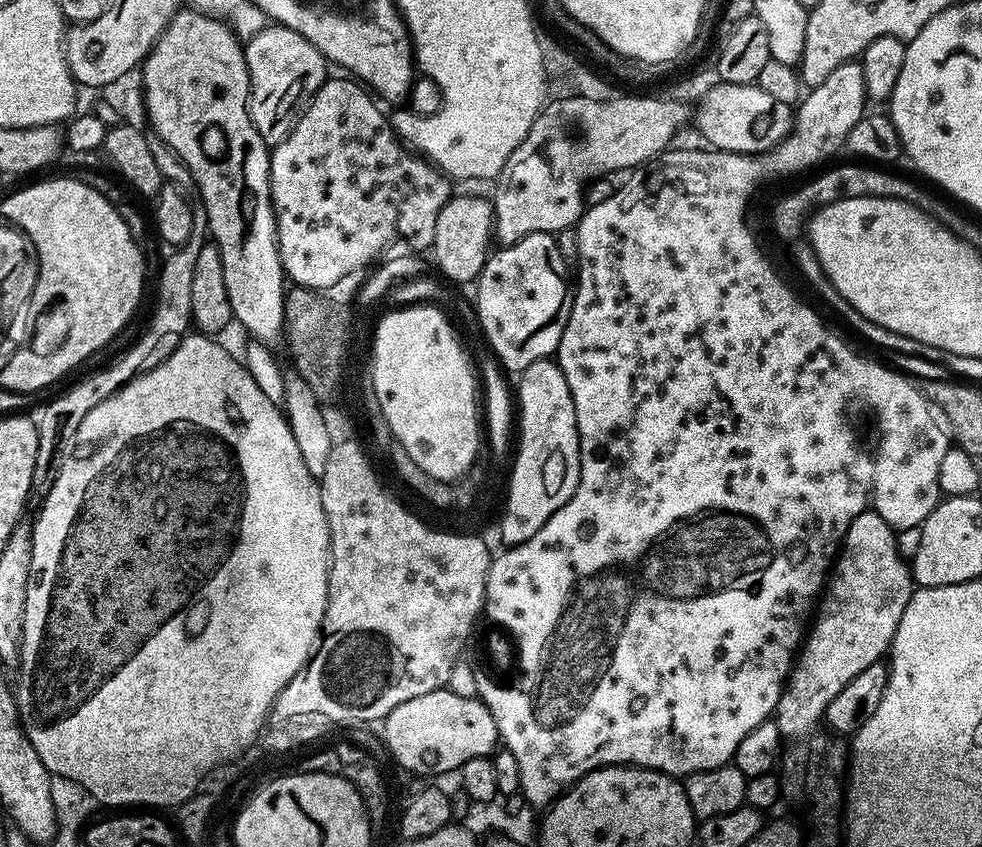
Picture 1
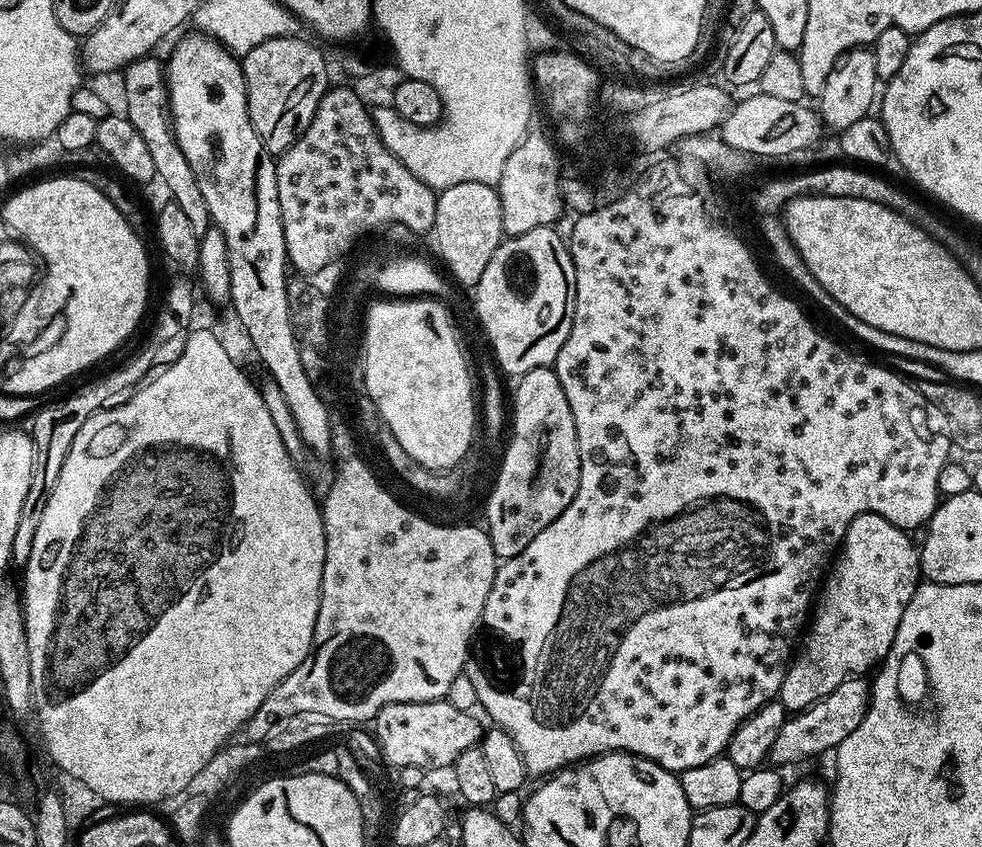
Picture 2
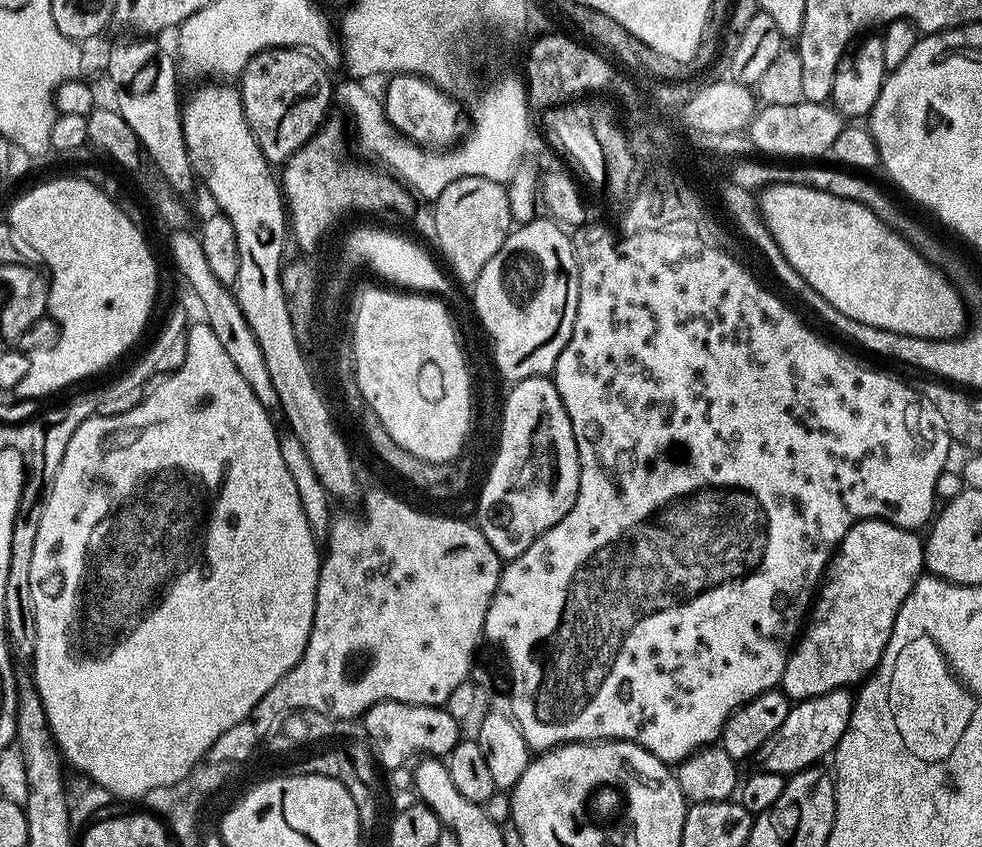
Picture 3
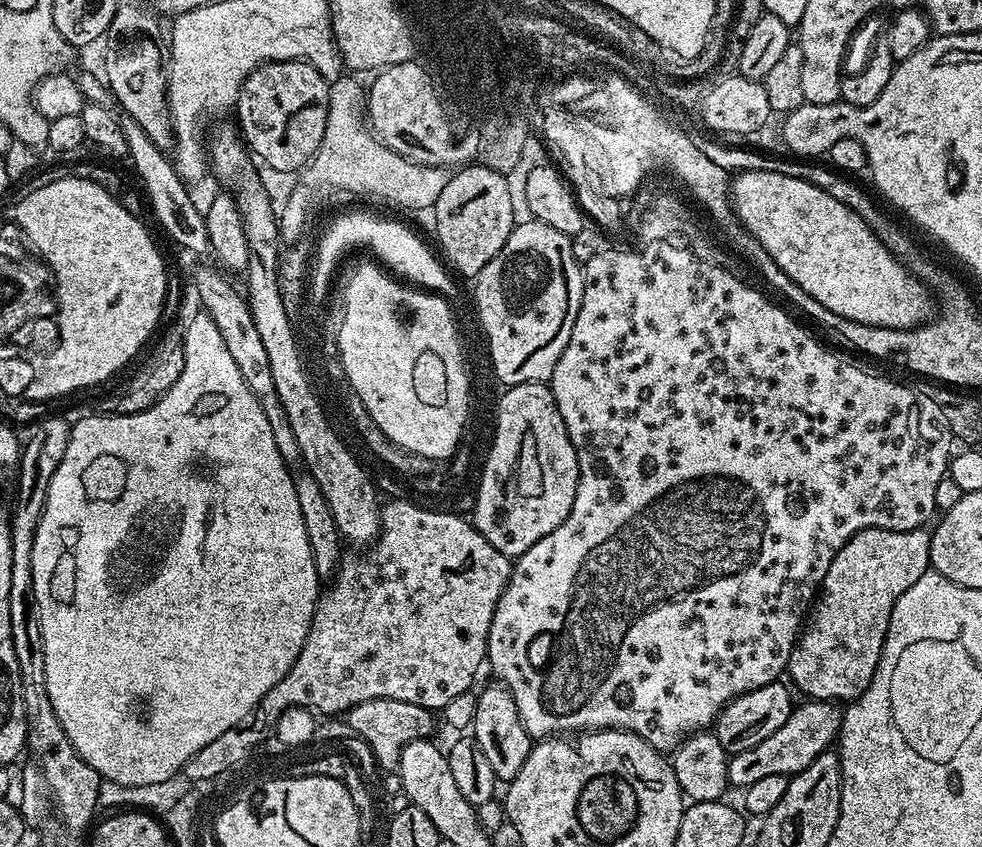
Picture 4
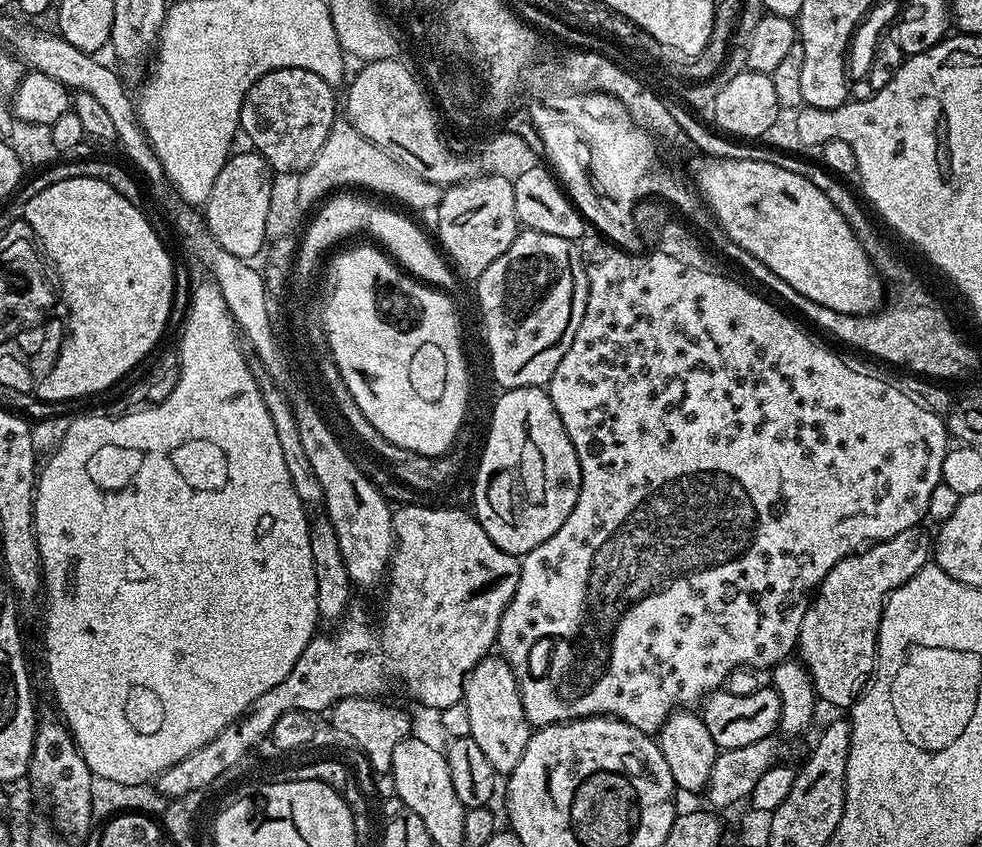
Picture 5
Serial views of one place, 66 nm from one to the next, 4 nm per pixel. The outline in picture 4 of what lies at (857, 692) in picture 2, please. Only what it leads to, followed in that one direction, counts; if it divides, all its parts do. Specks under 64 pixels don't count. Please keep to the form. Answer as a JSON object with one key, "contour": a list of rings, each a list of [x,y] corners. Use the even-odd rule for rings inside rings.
{"contour":[[[809,699],[808,704],[797,703],[792,709],[790,718],[779,730],[774,730],[770,738],[766,738],[758,746],[750,750],[735,753],[728,761],[728,783],[733,789],[743,790],[758,778],[767,776],[793,777],[796,773],[806,770],[816,756],[829,751],[840,735],[842,712],[835,703],[827,700]]]}

